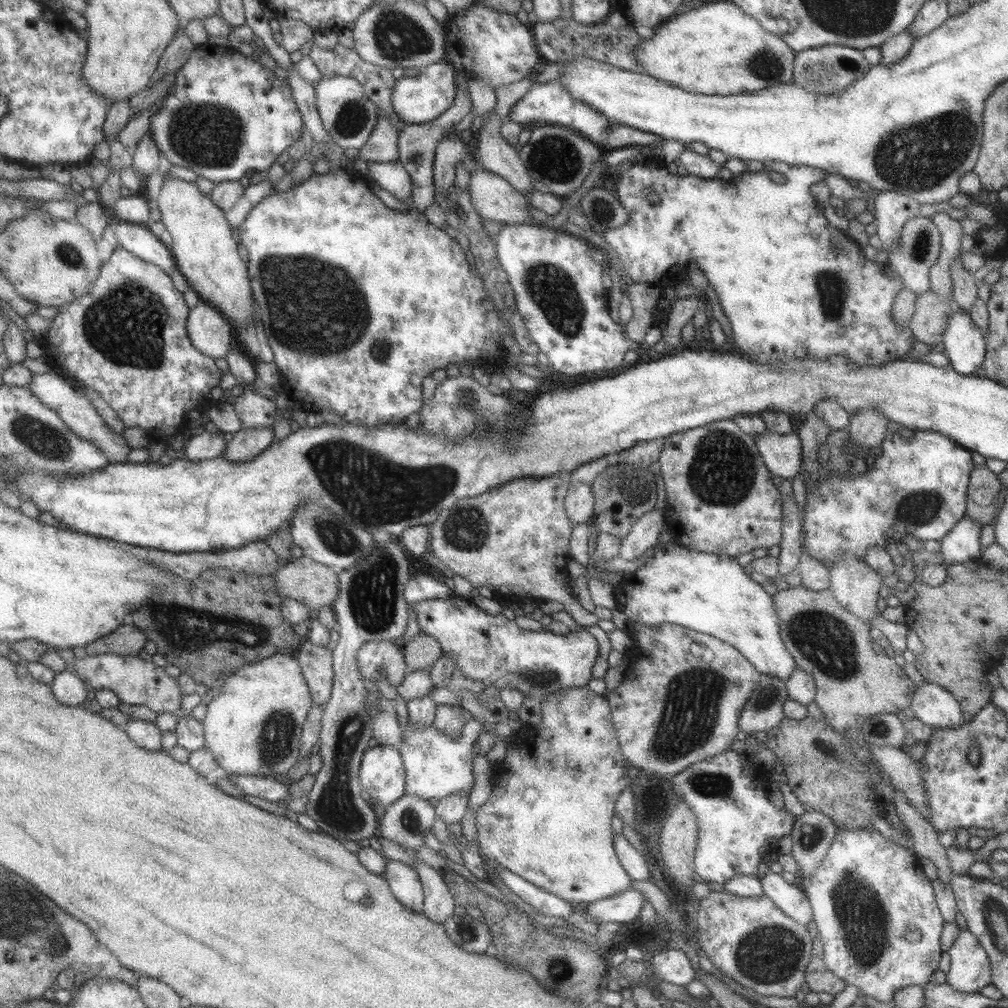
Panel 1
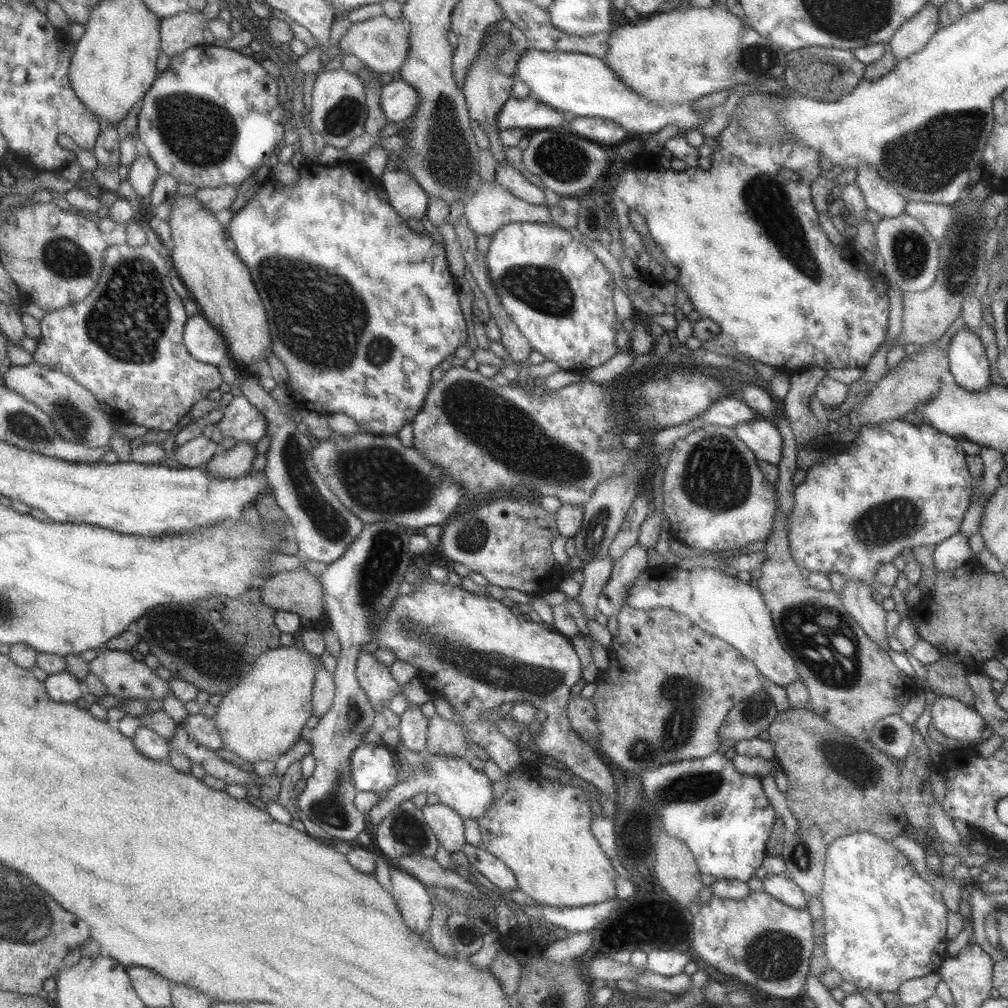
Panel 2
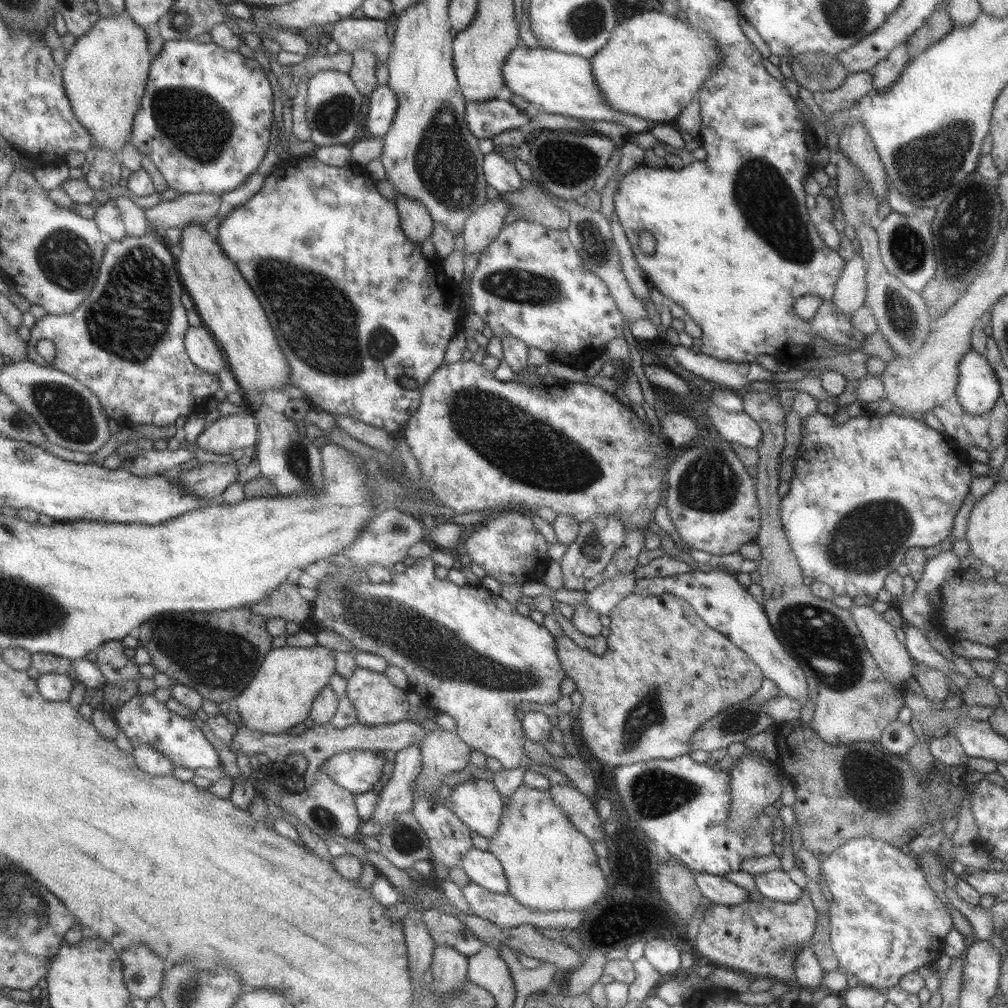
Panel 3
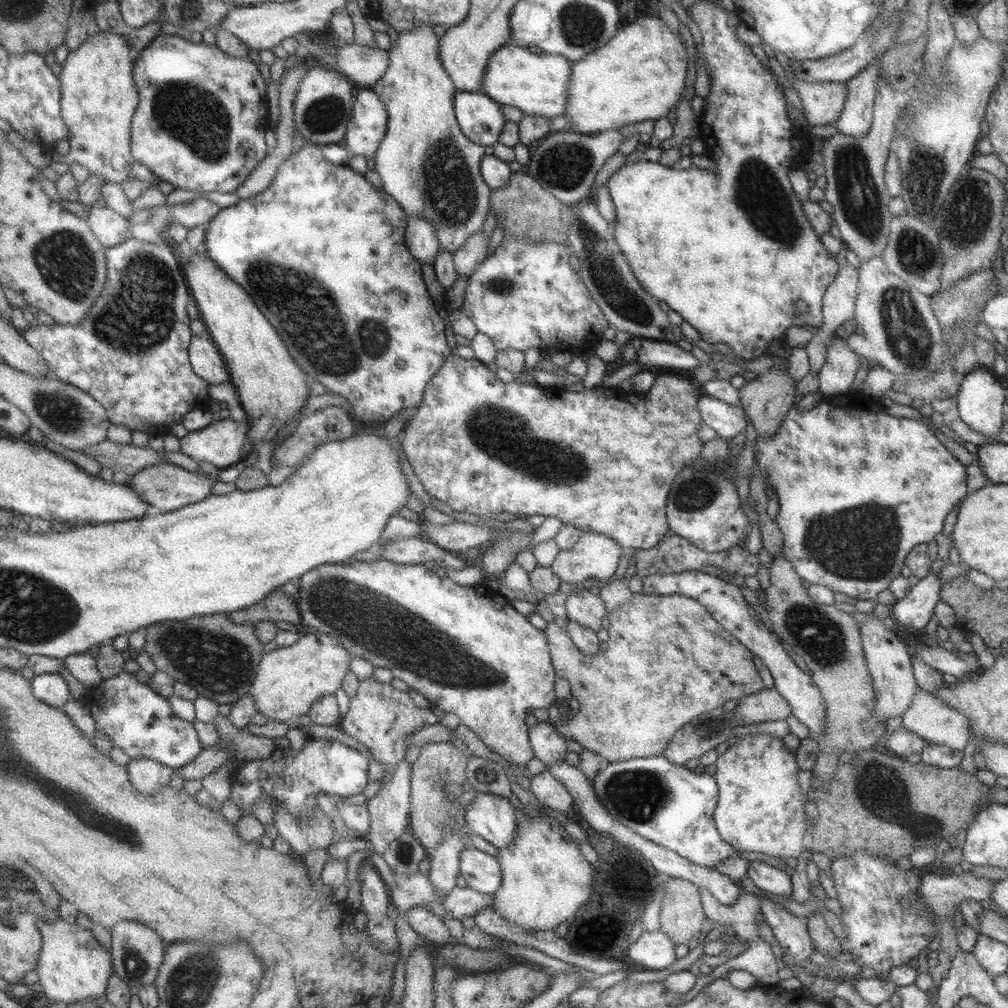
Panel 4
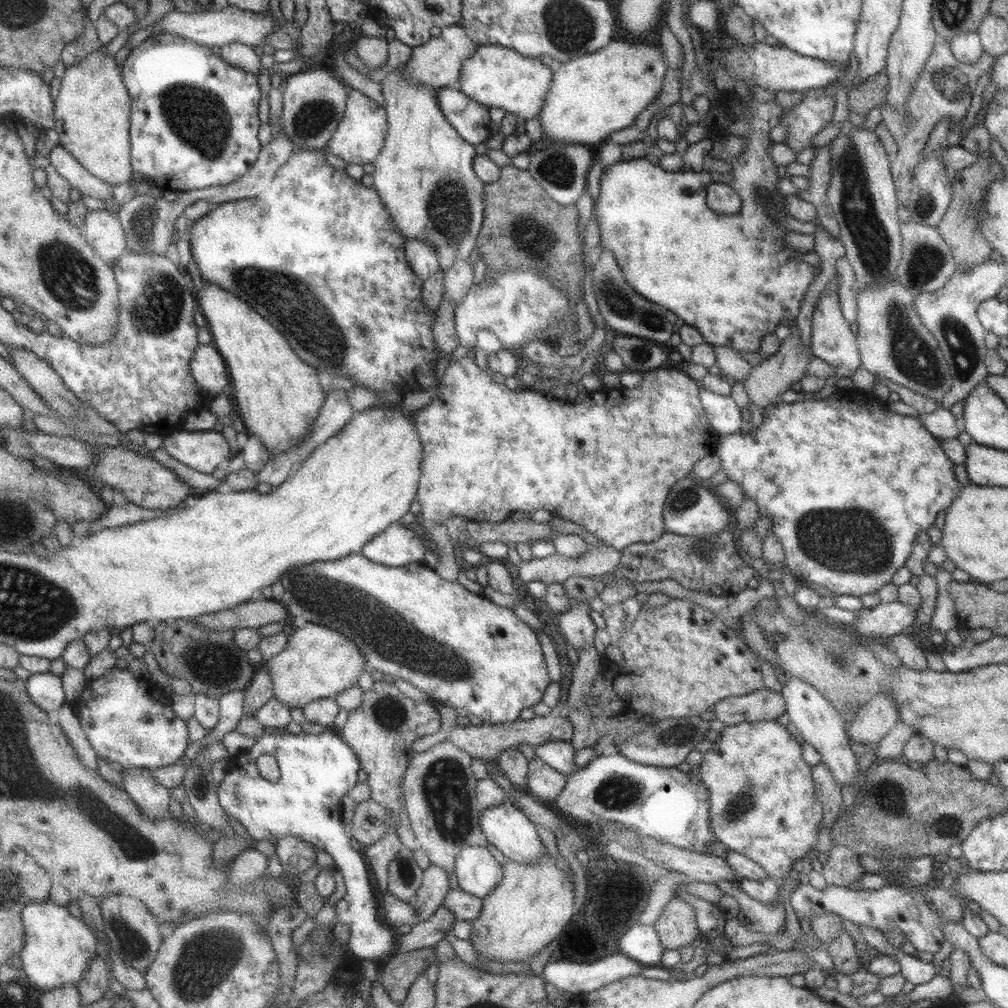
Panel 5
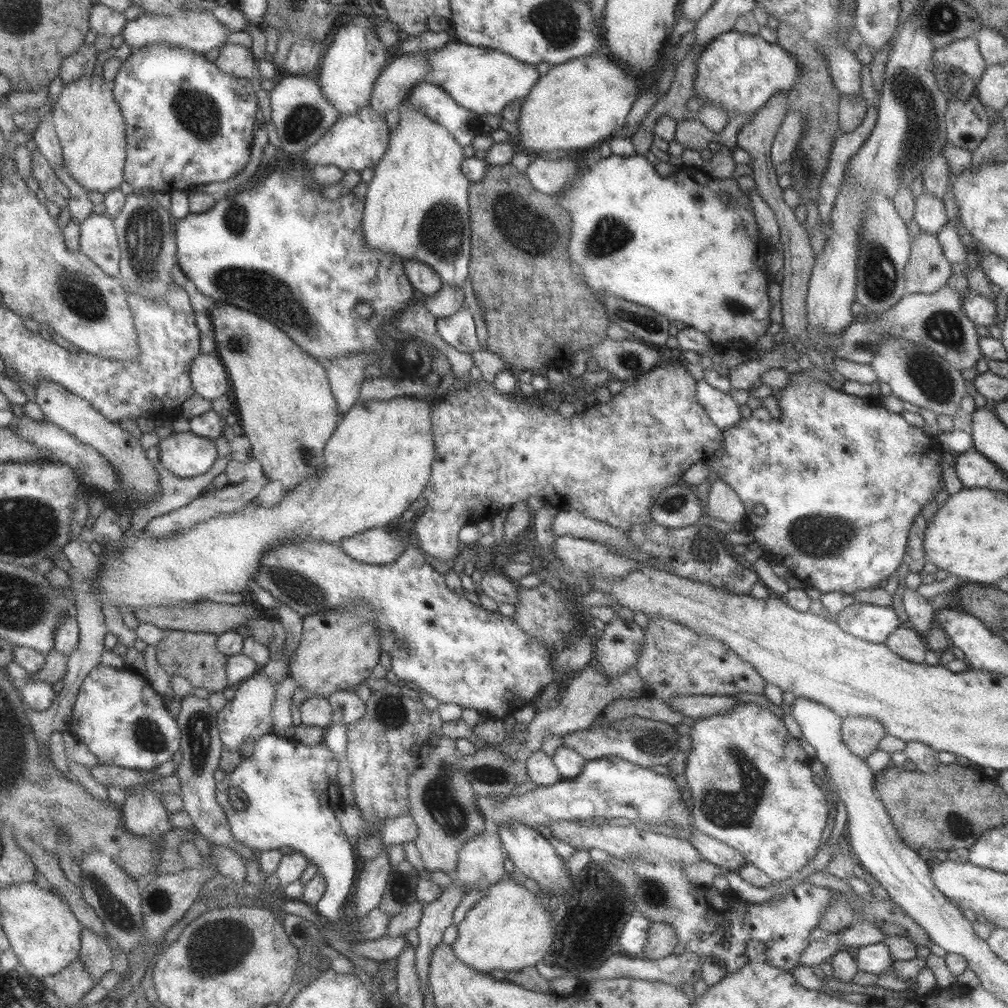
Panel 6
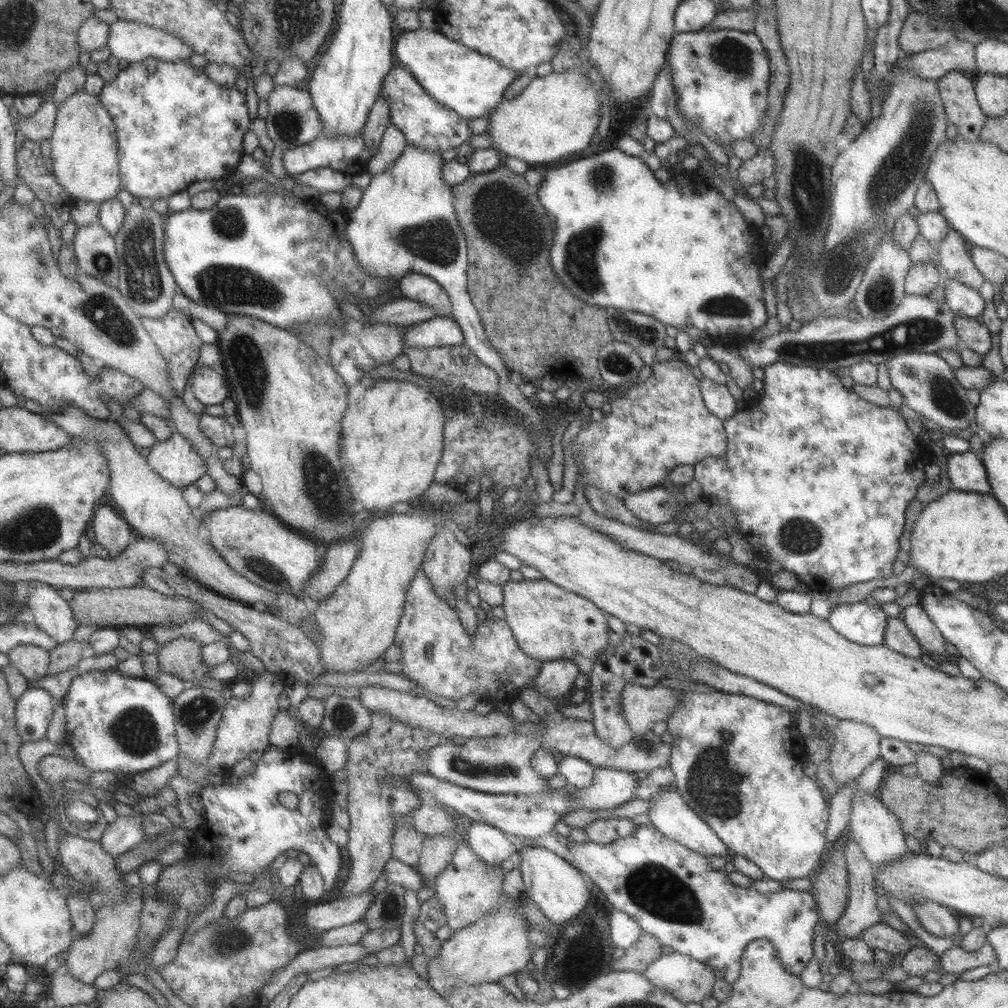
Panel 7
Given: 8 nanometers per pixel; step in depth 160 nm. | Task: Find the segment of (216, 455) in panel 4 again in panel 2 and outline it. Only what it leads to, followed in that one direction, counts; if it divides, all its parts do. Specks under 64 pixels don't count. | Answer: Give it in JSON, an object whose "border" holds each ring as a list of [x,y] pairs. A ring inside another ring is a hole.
{"border":[[[241,395],[233,397],[225,408],[223,418],[217,423],[207,423],[202,434],[211,442],[219,444],[221,438],[229,436],[238,442],[254,444],[266,436],[267,421],[261,412],[255,410]]]}

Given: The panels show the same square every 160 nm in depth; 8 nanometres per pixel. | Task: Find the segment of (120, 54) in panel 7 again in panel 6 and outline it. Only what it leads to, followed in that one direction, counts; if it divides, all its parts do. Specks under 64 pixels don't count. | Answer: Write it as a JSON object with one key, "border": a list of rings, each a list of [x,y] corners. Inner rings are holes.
{"border":[[[201,10],[181,11],[176,14],[142,14],[133,20],[127,21],[121,29],[123,42],[129,46],[131,52],[138,55],[150,45],[163,43],[168,46],[177,46],[196,52],[197,54],[205,54],[214,47],[219,47],[222,40],[226,37],[227,30],[217,19],[209,13],[203,13]]]}

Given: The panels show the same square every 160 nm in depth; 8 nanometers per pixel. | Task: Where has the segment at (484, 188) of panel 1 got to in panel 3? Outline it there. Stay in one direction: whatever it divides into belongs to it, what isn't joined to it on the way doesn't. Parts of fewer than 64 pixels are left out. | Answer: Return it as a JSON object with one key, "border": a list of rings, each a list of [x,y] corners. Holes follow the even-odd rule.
{"border":[[[498,195],[495,201],[486,201],[470,214],[462,230],[464,254],[480,254],[497,236],[499,229],[510,219],[510,208]]]}

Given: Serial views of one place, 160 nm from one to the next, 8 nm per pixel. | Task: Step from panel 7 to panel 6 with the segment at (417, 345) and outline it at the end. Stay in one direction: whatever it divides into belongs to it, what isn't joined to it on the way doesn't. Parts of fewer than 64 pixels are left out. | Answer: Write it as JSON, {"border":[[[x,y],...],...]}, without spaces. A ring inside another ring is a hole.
{"border":[[[466,306],[451,316],[436,318],[436,331],[443,342],[458,352],[470,354],[479,349],[475,324]]]}

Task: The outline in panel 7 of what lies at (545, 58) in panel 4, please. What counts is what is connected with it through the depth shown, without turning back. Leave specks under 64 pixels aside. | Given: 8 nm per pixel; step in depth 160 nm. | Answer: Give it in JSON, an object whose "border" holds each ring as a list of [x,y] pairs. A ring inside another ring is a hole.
{"border":[[[421,27],[396,33],[393,54],[396,63],[407,69],[437,104],[453,110],[465,119],[485,117],[491,113],[503,99],[505,87],[518,74],[501,66],[496,60],[477,54],[461,43],[443,36],[438,30]]]}

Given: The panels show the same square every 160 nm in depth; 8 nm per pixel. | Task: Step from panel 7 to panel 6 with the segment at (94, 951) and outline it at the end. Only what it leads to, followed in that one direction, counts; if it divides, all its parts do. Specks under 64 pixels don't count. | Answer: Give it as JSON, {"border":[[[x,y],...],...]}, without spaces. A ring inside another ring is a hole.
{"border":[[[79,956],[59,974],[53,975],[53,980],[51,990],[66,1006],[73,1006],[83,995],[98,991],[93,979],[83,970]]]}

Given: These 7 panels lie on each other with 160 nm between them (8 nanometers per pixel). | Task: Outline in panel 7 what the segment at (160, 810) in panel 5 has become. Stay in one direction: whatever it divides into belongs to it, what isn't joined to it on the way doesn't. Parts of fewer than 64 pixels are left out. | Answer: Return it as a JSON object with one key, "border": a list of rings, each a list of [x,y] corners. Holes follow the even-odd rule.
{"border":[[[140,807],[138,808],[140,809],[139,816],[115,817],[107,824],[101,839],[98,841],[107,855],[115,858],[142,842],[145,836],[141,826],[144,811]]]}

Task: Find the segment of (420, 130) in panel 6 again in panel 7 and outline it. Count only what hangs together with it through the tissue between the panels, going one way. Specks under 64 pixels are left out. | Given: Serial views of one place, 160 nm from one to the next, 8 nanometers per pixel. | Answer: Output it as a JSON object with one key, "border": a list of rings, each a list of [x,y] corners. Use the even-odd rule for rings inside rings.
{"border":[[[405,143],[399,158],[383,172],[370,176],[358,205],[345,212],[344,235],[348,237],[354,259],[365,274],[380,280],[398,282],[407,273],[417,273],[441,286],[448,294],[452,318],[461,329],[463,345],[495,372],[501,399],[525,417],[538,456],[547,458],[548,462],[551,456],[548,428],[527,398],[519,393],[518,386],[509,380],[509,370],[505,369],[505,363],[486,338],[479,315],[467,294],[466,240],[455,216],[451,186],[447,186],[440,175],[441,165],[445,163],[440,157],[441,151],[432,152]]]}

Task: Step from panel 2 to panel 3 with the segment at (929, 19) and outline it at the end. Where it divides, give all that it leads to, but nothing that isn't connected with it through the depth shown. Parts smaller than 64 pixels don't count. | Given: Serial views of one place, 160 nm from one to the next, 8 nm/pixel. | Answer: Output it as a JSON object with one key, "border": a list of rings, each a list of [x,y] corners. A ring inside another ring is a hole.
{"border":[[[906,40],[889,51],[889,54],[879,61],[869,72],[872,76],[872,92],[884,92],[901,74],[906,58]]]}

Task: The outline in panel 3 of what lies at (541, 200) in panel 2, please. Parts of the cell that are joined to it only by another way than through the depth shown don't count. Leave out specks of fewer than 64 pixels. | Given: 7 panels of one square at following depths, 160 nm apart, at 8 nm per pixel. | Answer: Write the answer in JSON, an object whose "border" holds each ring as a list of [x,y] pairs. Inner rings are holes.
{"border":[[[489,152],[482,158],[482,171],[486,183],[498,193],[510,193],[520,189],[522,179],[513,164],[499,156],[497,152]]]}

